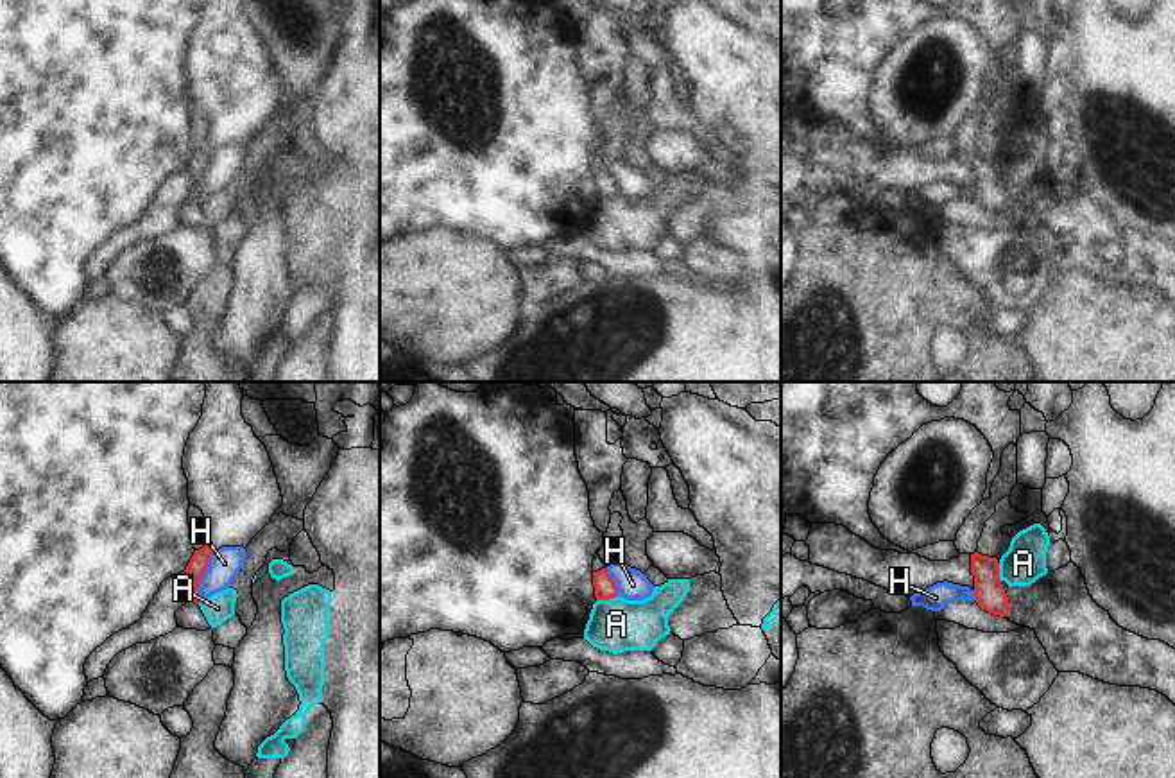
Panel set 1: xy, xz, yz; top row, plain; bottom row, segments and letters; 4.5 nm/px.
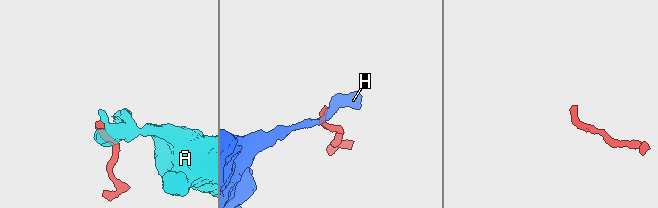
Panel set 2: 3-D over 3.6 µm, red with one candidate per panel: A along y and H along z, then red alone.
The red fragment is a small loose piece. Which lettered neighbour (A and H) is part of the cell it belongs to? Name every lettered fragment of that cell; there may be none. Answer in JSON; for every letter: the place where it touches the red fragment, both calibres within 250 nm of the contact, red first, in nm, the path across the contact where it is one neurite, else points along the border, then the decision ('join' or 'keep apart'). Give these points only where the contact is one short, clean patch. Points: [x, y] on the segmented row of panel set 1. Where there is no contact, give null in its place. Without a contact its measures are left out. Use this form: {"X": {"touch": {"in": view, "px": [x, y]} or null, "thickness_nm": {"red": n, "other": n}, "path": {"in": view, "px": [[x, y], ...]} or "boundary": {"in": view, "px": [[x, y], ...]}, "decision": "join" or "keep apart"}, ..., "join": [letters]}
{"A": {"touch": {"in": "xz", "px": [608, 599]}, "thickness_nm": {"red": 100, "other": 240}, "decision": "keep apart"}, "H": {"touch": {"in": "xy", "px": [203, 574]}, "thickness_nm": {"red": 90, "other": 140}, "decision": "keep apart"}, "join": []}

